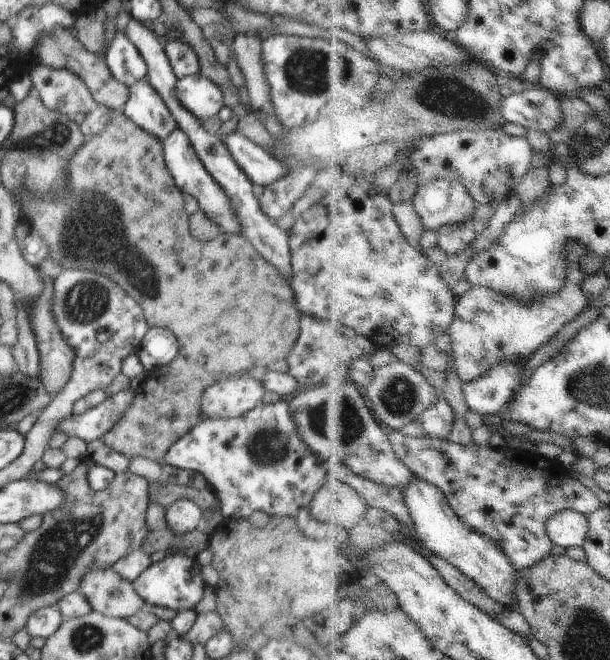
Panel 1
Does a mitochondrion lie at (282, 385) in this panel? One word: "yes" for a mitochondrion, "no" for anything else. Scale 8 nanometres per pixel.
no

